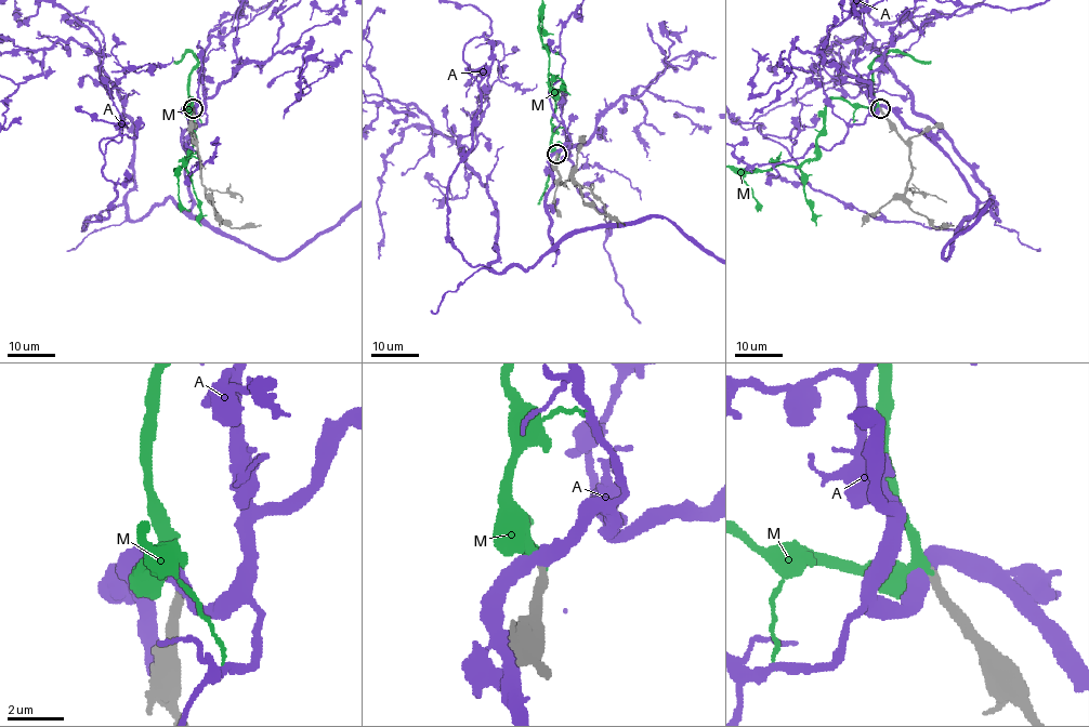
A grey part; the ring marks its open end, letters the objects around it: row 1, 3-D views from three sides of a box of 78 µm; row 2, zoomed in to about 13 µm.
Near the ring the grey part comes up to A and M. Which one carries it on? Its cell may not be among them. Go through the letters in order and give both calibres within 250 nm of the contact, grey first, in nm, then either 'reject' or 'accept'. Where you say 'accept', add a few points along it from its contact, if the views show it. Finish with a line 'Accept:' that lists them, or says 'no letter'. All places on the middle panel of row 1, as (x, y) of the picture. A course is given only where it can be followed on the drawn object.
A: 320 nm thick on the grey side, 500 nm on the other; reject
M: 280 nm thick on the grey side, 320 nm on the other; accept; it runs (556, 154), (551, 126), (559, 90), (553, 90), (548, 76), (541, 16), (542, 28), (553, 34)
Accept: M

